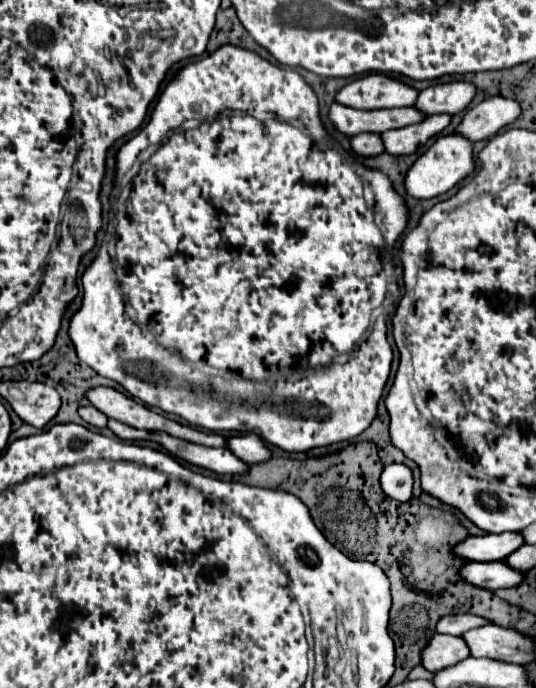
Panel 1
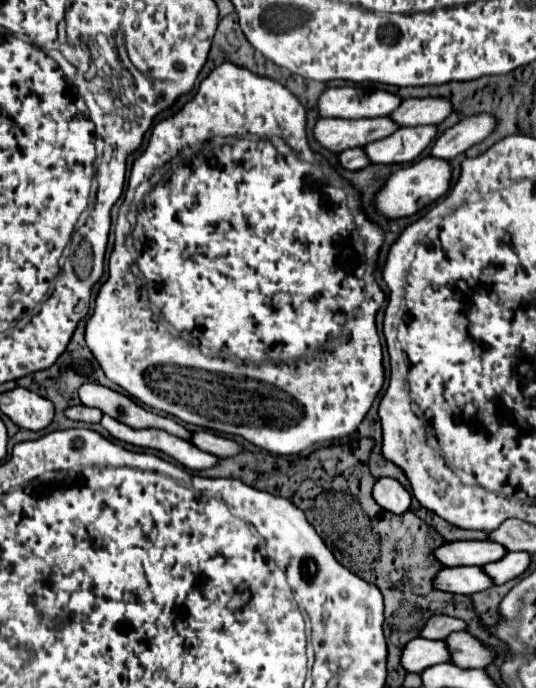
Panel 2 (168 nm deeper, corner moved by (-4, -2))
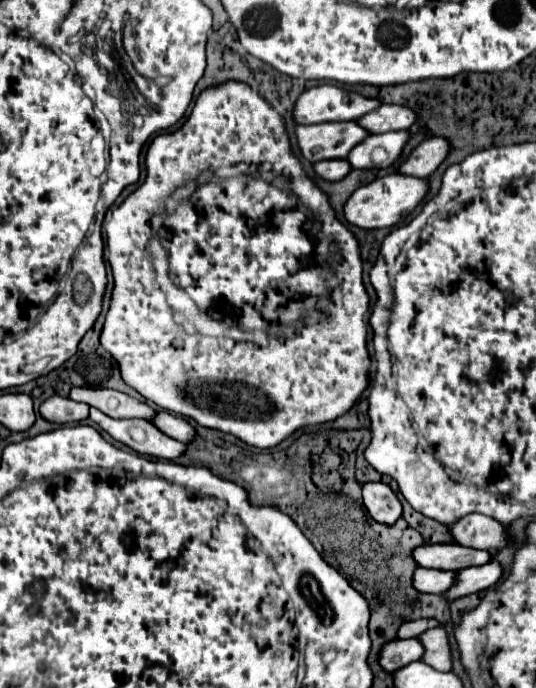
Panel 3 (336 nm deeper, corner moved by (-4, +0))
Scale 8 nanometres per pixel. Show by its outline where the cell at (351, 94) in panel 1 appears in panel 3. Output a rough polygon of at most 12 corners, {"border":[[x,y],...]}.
{"border":[[334,85],[304,91],[294,105],[300,125],[356,121],[380,101]]}

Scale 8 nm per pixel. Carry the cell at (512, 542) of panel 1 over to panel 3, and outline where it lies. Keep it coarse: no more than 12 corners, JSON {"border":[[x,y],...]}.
{"border":[[456,543],[420,545],[418,567],[460,571],[490,561],[488,551]]}

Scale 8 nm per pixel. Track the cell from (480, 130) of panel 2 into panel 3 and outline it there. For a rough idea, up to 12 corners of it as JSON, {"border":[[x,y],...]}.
{"border":[[428,137],[398,167],[428,177],[448,155],[448,143]]}

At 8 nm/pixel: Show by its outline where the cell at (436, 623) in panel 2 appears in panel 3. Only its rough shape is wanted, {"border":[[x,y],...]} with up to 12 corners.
{"border":[[436,619],[406,621],[398,627],[400,639],[418,637],[438,627]]}

